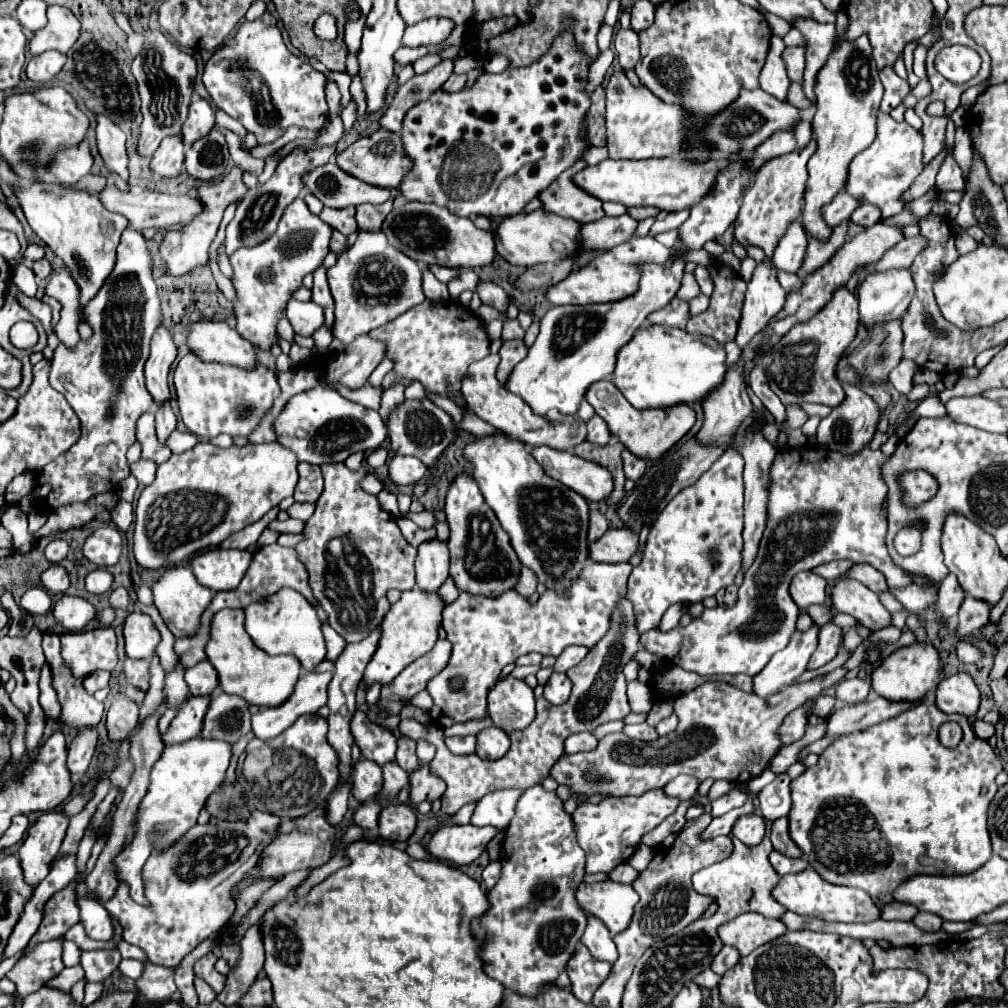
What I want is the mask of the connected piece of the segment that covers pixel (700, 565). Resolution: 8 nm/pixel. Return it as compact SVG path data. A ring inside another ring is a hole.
M727 448L721 458L693 484L689 490L681 490L673 502L661 512L661 518L651 526L643 560L633 568L629 576L629 600L637 610L637 628L643 634L661 622L665 610L675 602L703 602L707 596L715 596L721 588L735 582L741 570L743 558L743 462L737 450Z

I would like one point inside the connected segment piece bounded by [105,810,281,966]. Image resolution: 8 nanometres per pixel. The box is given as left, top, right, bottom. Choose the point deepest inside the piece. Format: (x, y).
(189, 887)

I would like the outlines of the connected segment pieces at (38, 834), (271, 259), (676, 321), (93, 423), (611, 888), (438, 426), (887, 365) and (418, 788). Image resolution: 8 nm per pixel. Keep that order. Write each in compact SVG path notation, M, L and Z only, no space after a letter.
M45 812L29 828L27 838L19 846L19 860L25 882L33 888L49 874L49 864L57 856L65 838L69 818L61 812Z
M297 198L285 208L277 230L269 240L261 242L259 246L239 248L229 256L235 270L233 286L239 296L235 302L237 332L243 338L263 350L269 350L271 344L275 344L275 324L285 314L285 302L291 298L291 292L301 286L303 276L311 274L323 262L329 252L331 234L333 228L315 216L303 198Z
M673 298L669 306L649 314L649 324L661 324L661 326L671 326L671 328L681 328L685 330L687 320L689 320L689 304L683 302L681 298Z
M125 228L125 232L121 234L121 244L117 248L117 266L113 274L107 278L105 286L101 288L101 294L97 294L93 302L89 302L85 314L87 322L93 328L91 340L81 340L79 346L73 350L59 344L51 360L49 382L57 392L65 396L65 400L77 414L81 422L81 436L73 448L69 448L65 454L61 454L61 458L45 466L45 470L37 476L35 486L37 502L39 506L45 506L49 510L55 510L71 502L87 502L89 498L93 498L93 494L113 492L117 484L129 476L125 454L129 446L135 442L135 422L143 412L155 406L153 396L145 388L143 366L149 358L149 342L153 330L157 330L157 322L161 320L161 304L157 284L153 280L153 266L147 250L147 240L141 232Z
M611 880L597 884L581 884L577 888L577 900L587 914L593 914L609 926L611 934L619 934L629 928L633 908L639 902L639 894L629 884L617 884Z
M421 398L421 400L403 400L401 404L395 406L395 410L391 410L389 420L387 420L389 432L391 432L391 452L393 454L413 454L415 458L419 458L425 466L433 466L435 458L441 456L441 452L449 446L449 442L453 442L453 438L457 436L457 426L451 422L449 414L445 410L441 410L439 406L435 406L429 398Z
M901 320L889 322L889 326L881 326L881 330L873 332L873 338L849 358L851 364L859 374L867 376L871 382L885 380L889 372L901 362Z
M421 764L409 774L409 800L419 804L423 800L437 800L445 792L445 782L435 776L429 764Z

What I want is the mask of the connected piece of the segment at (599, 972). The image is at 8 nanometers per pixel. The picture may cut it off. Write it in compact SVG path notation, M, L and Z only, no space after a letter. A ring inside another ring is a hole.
M581 946L567 964L567 974L571 978L571 992L581 1000L581 1002L591 1002L593 992L607 980L611 972L611 964L609 962L601 962L595 960L587 946Z

